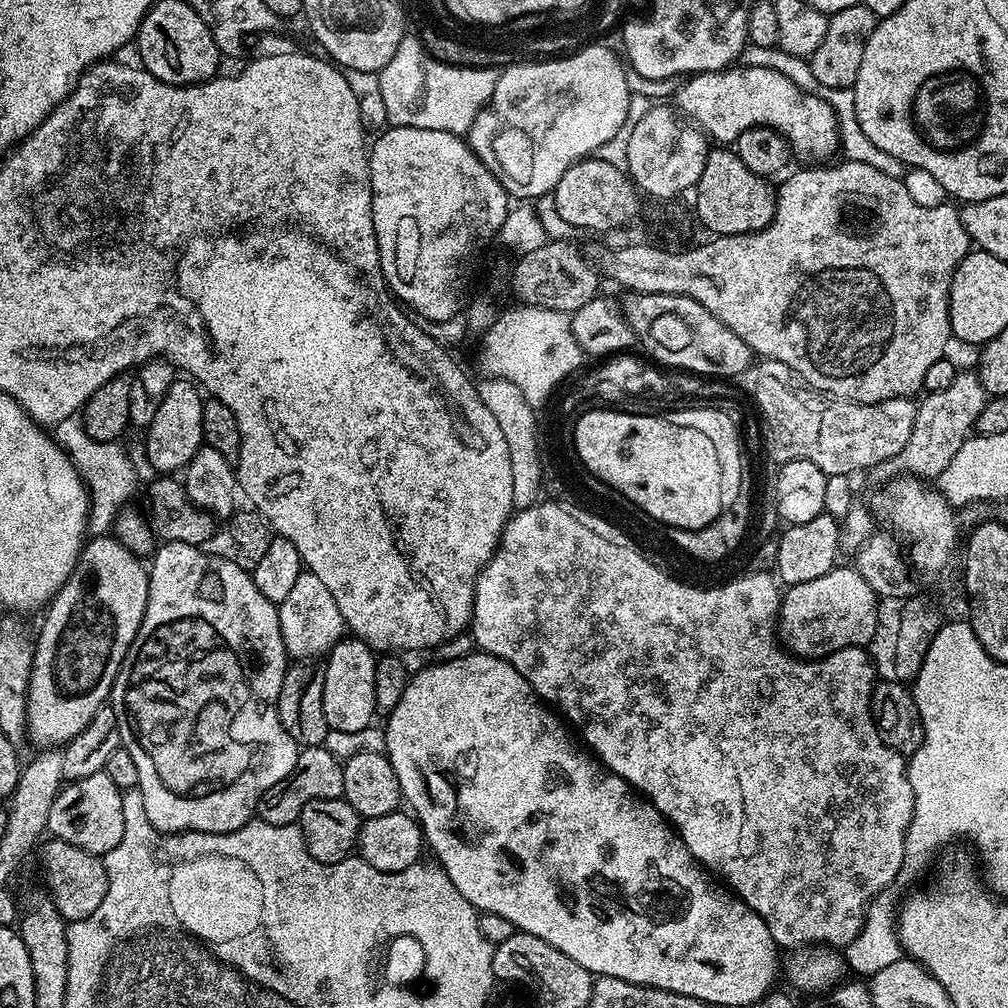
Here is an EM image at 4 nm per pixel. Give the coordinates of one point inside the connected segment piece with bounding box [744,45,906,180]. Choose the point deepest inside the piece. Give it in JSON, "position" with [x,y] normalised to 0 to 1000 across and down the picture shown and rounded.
{"position":[849,145]}

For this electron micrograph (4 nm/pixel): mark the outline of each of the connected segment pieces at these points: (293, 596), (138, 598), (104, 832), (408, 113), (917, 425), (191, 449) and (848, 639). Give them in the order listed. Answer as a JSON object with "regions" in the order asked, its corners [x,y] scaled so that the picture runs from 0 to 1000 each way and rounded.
{"regions":[[[[301,566],[292,577],[292,585],[278,600],[278,624],[280,637],[287,652],[294,657],[306,657],[309,651],[320,652],[342,630],[343,620],[335,605],[335,597],[331,597],[331,589],[323,585],[323,580],[311,567]]],[[[114,531],[91,532],[84,539],[79,558],[70,573],[47,600],[40,632],[37,630],[34,635],[32,668],[28,678],[26,730],[37,738],[37,743],[56,744],[68,738],[77,728],[81,728],[81,724],[85,724],[93,708],[97,708],[97,704],[108,697],[115,671],[127,652],[145,609],[147,568],[144,557],[118,540]]],[[[106,765],[64,777],[54,792],[54,800],[50,800],[48,825],[57,833],[64,833],[102,851],[109,843],[113,843],[113,839],[117,839],[117,835],[121,835],[121,783],[109,776]]],[[[402,34],[399,42],[395,46],[395,50],[391,54],[391,58],[387,58],[385,64],[375,72],[375,79],[377,79],[377,99],[381,102],[381,111],[385,114],[385,123],[391,127],[414,127],[415,129],[438,129],[439,131],[450,131],[453,133],[462,133],[466,129],[466,125],[470,121],[470,117],[480,104],[483,103],[484,98],[490,93],[490,85],[492,84],[492,77],[494,71],[491,66],[485,65],[483,67],[455,67],[449,63],[439,63],[431,60],[425,51],[421,49],[421,45],[417,42],[416,35]]],[[[949,368],[946,379],[938,383],[934,389],[920,390],[912,398],[907,415],[907,427],[903,431],[903,438],[894,446],[887,460],[894,465],[894,469],[910,474],[931,474],[935,466],[950,450],[950,442],[958,438],[965,432],[968,416],[974,411],[977,401],[982,394],[976,388],[974,379],[968,374],[967,368]]],[[[176,375],[154,402],[151,420],[146,422],[147,456],[159,470],[175,470],[186,464],[203,439],[201,407],[204,400],[199,386],[189,376]]],[[[848,563],[824,563],[815,573],[787,579],[777,588],[774,597],[772,630],[777,642],[787,651],[813,655],[836,643],[861,641],[868,633],[873,599],[867,585],[849,567]]]]}

